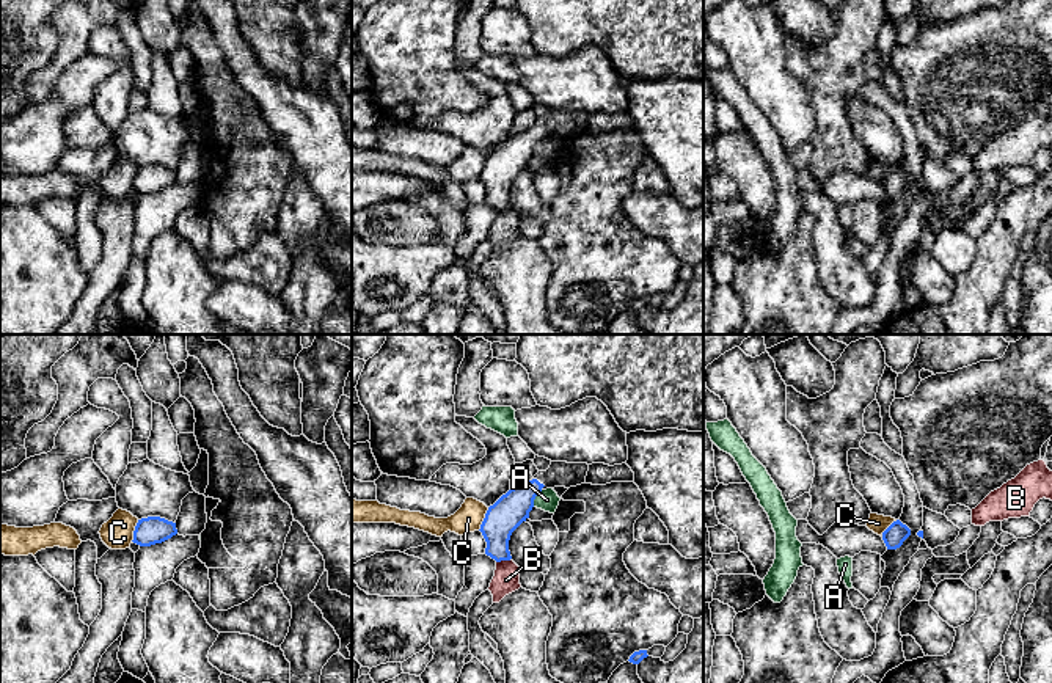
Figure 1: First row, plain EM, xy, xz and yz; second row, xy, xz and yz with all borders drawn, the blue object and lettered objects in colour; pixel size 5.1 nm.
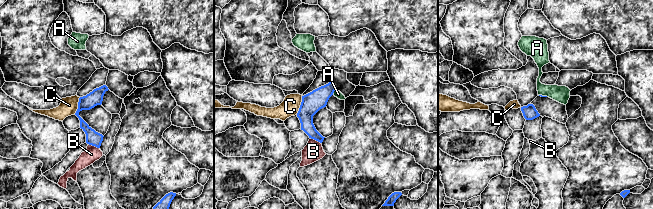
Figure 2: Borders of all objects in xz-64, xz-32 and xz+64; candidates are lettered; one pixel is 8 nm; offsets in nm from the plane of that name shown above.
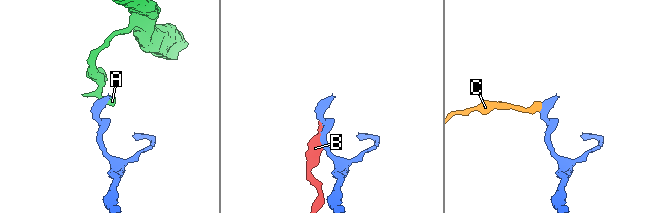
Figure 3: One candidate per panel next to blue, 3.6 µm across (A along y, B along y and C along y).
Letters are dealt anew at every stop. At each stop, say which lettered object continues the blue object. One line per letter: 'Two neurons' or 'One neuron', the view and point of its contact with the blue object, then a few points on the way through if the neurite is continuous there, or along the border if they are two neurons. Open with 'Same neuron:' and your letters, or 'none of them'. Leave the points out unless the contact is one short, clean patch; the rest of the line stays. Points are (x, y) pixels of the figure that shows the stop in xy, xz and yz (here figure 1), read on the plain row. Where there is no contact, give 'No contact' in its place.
Same neuron: none of them
A: Two neurons. Touches blue at xz (534, 146). Boundary: xz (542, 138), (533, 154)
B: Two neurons. Touches blue at xz (503, 208)
C: Two neurons. Touches blue at xz (484, 167). Boundary: xz (489, 156), (478, 178)

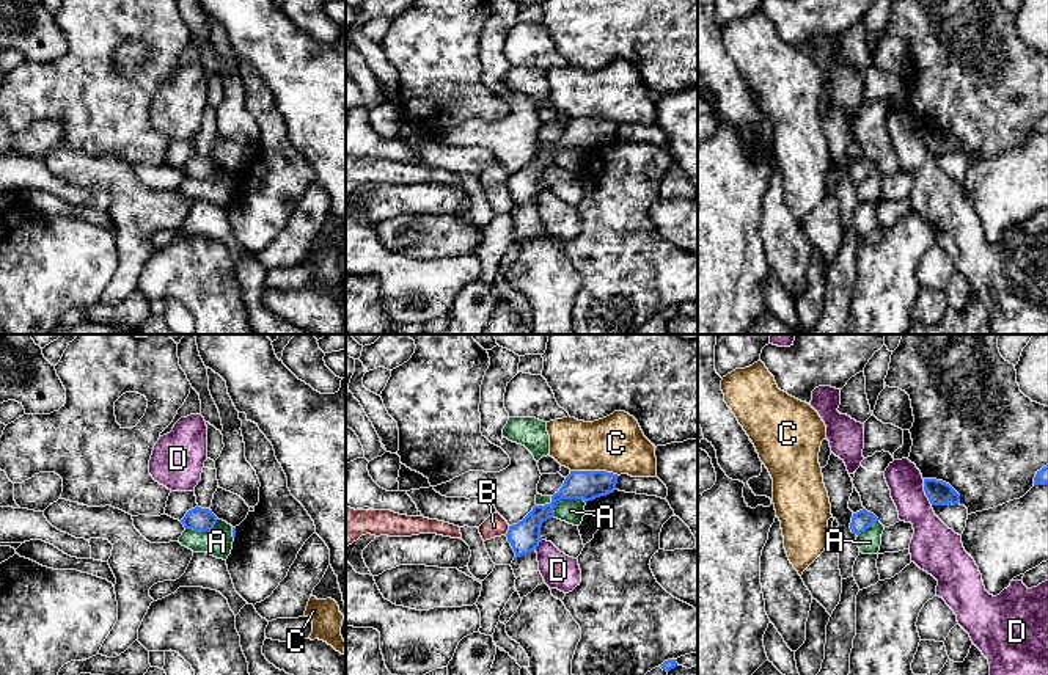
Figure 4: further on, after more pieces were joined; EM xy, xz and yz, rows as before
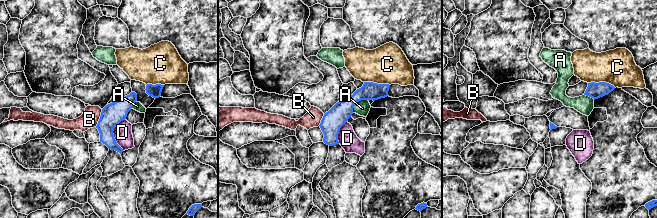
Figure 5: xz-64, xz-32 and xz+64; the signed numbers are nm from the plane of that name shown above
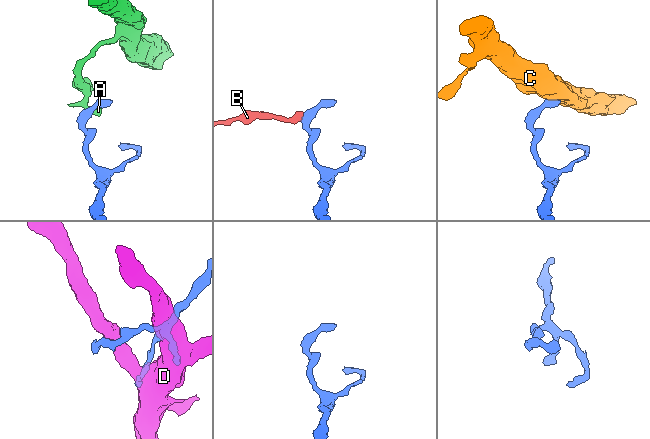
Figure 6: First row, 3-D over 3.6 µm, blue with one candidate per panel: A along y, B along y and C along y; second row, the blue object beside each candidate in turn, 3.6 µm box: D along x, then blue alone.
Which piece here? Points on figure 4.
Same neuron: none of them
A: Two neurons. Touches blue at xz (560, 148). Boundary: xz (585, 149), (558, 148), (536, 154)
B: Two neurons. Touches blue at xz (508, 179). Boundary: xz (509, 175), (505, 182)
C: Two neurons. Touches blue at xz (594, 120). Boundary: xz (571, 118), (605, 118), (618, 124)
D: Two neurons. Touches blue at yz (926, 140)

